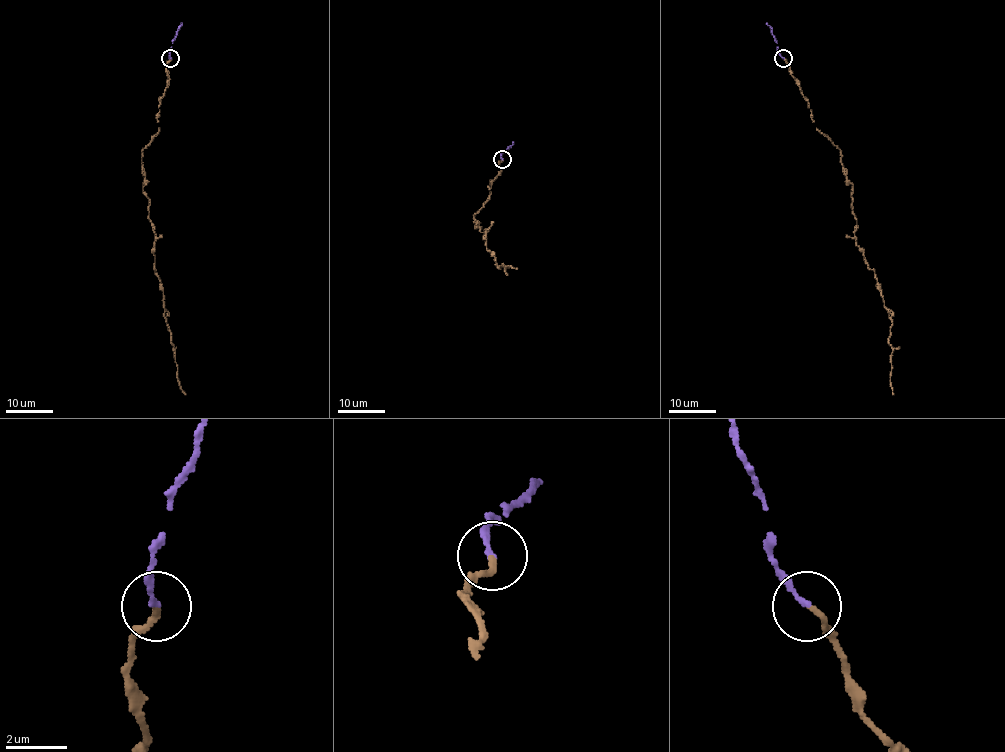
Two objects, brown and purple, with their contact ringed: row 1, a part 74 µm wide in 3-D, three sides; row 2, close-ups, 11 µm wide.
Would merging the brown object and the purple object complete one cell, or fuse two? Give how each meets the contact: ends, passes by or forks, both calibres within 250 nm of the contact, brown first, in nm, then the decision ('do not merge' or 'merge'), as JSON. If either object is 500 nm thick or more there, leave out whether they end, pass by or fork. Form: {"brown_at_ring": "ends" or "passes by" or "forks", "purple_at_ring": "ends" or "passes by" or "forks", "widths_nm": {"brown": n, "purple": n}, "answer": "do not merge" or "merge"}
{"brown_at_ring": "ends", "purple_at_ring": "ends", "widths_nm": {"brown": 170, "purple": 170}, "answer": "merge"}

